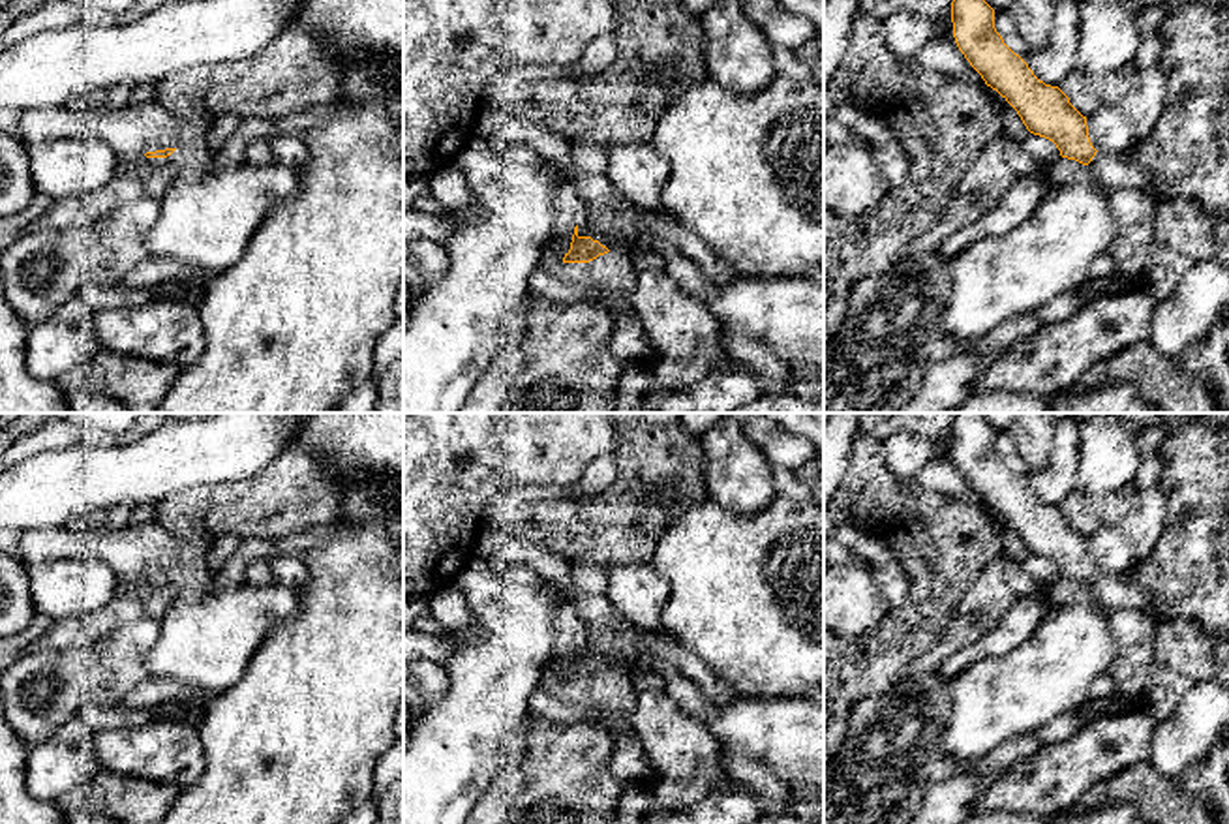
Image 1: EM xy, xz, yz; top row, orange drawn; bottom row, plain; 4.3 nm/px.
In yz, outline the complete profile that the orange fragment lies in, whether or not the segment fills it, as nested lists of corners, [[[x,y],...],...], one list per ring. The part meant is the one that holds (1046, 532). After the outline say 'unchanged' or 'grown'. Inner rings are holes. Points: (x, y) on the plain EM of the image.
[[[953,413],[951,422],[953,458],[970,486],[981,496],[987,507],[996,511],[1021,537],[1026,550],[1056,565],[1062,578],[1075,580],[1090,589],[1098,606],[1111,614],[1122,610],[1156,610],[1156,599],[1139,587],[1131,574],[1098,572],[1088,557],[1086,537],[1058,509],[1039,501],[1028,484],[1015,475],[994,449],[994,430],[979,413]]]; grown

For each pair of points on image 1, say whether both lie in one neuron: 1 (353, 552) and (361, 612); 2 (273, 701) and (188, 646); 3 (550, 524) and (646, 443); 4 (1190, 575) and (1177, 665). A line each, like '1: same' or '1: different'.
1: same
2: different
3: same
4: different

